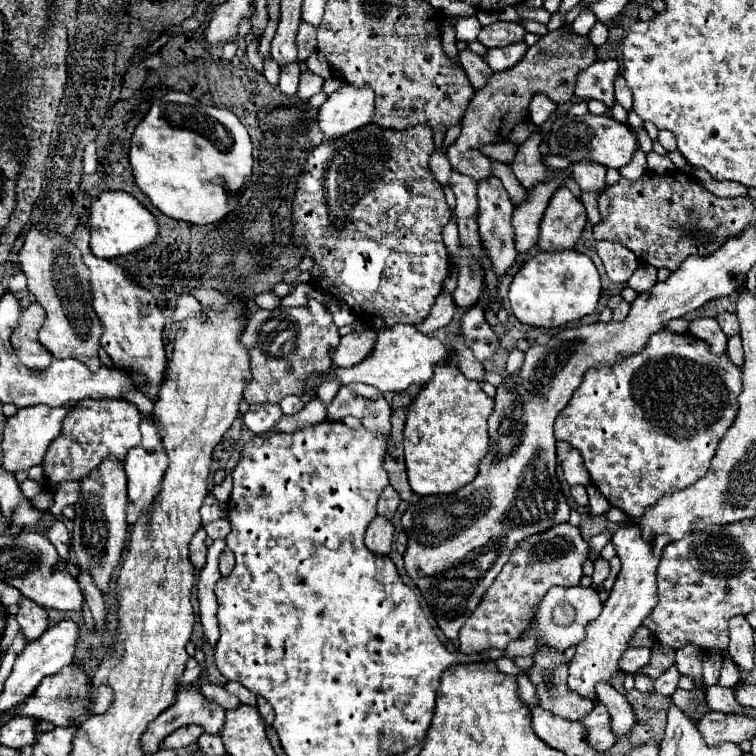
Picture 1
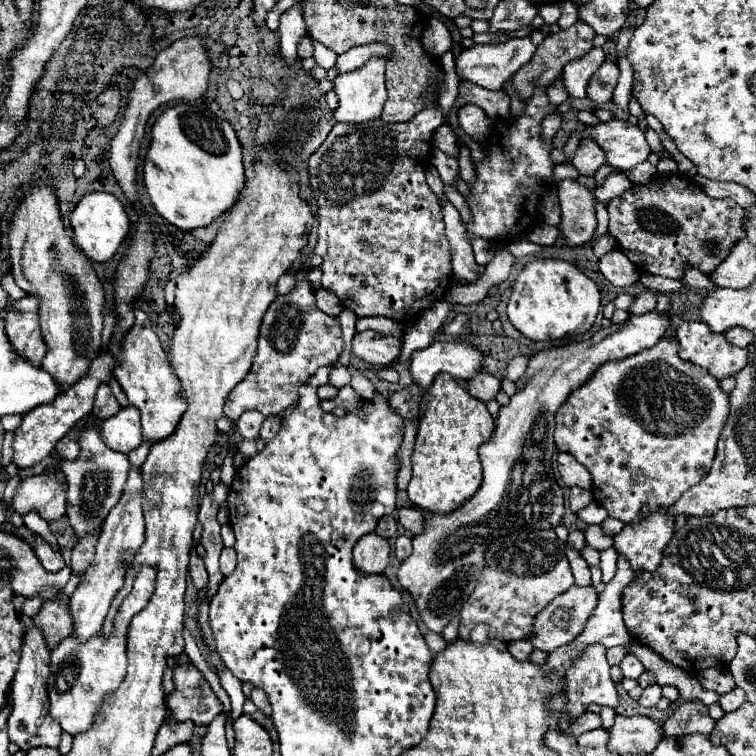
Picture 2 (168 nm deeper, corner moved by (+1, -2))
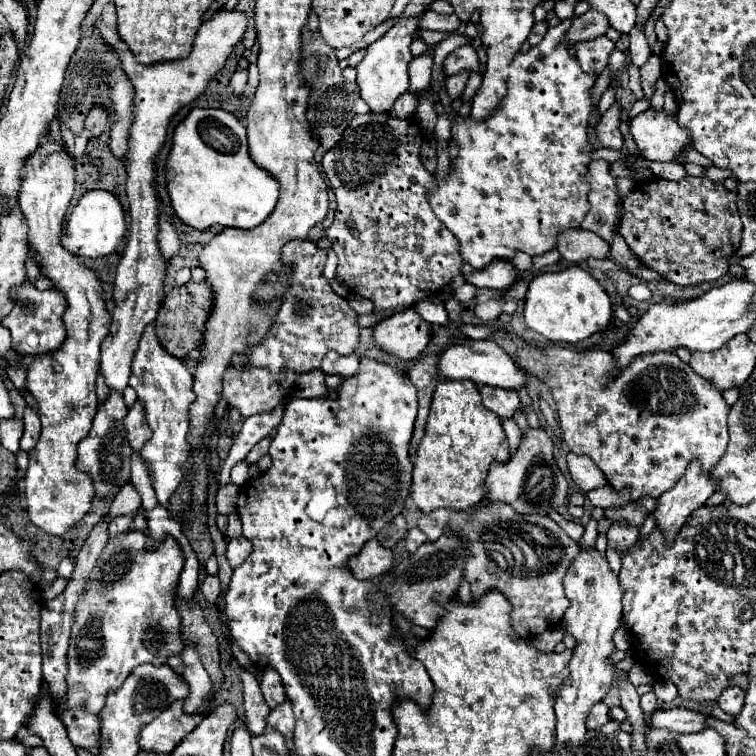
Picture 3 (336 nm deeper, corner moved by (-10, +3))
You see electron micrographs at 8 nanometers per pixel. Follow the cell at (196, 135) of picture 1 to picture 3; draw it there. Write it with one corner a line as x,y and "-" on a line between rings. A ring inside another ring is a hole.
192,108
176,126
172,150
166,160
166,188
176,216
196,230
208,230
212,226
256,228
268,218
278,200
278,182
268,172
260,170
248,156
246,128
234,114
220,108

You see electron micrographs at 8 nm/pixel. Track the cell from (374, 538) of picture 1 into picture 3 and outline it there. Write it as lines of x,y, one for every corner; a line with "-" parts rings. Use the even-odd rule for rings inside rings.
372,538
364,544
360,554
350,558
350,570
360,580
378,578
384,572
388,572
388,568
392,566
392,560
394,560
394,552
384,548
376,538

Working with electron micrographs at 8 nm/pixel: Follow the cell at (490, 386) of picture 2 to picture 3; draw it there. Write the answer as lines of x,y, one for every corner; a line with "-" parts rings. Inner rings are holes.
478,386
482,404
496,412
500,418
510,418
514,410
520,408
520,398
516,390
496,390
496,386

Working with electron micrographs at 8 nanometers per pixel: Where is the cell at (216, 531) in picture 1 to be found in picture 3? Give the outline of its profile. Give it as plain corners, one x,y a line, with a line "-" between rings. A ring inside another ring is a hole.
280,406
278,410
272,410
270,414
260,414
260,416
252,416
252,418
244,420
242,430
236,436
234,446
230,448
230,454
228,454
222,470
220,470
220,482
218,482
218,486
230,484
230,470
232,470
232,466
236,462
244,460
246,454
254,448
254,444
258,440
262,440
264,436
268,436
282,422
282,414
284,414
284,408

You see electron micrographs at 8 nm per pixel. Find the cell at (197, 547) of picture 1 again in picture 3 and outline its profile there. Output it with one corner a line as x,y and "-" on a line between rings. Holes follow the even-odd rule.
206,574
200,590
202,590
202,594
204,594
204,598
206,598
208,602
214,602
214,600
218,598
218,594
220,594
220,580
218,580
218,576

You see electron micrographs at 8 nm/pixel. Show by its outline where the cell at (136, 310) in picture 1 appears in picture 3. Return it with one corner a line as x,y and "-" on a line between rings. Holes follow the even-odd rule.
148,324
144,328
140,348
132,362
130,386
136,390
138,400
144,406
148,426
154,432
154,436
144,444
140,452
150,462
150,472
154,478
154,490
156,490
158,502
162,506
168,506
174,490
184,478
182,464
188,460
188,454
190,454
190,442
188,442
190,404
196,400
196,394
192,392
192,374
184,366
184,360
168,354
168,350
160,346
154,324

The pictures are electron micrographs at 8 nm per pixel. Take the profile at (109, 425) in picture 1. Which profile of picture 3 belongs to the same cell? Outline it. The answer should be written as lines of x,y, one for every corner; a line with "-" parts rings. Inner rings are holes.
140,402
134,403
132,408
128,410
124,418
124,428
126,438
130,440
130,446
132,446
134,450
140,450
140,448
144,446
144,442
148,442
152,437
153,432
148,426

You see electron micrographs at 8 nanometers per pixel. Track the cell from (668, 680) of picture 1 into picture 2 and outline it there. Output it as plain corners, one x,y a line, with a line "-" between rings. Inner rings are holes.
649,685
643,695
639,697
639,705
641,707
655,707
655,703
661,699
661,687
659,685

